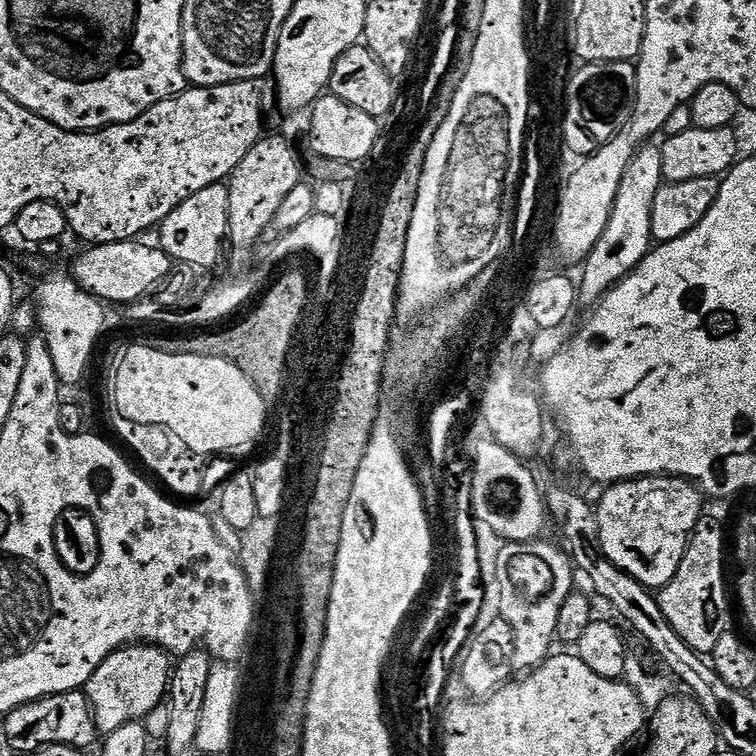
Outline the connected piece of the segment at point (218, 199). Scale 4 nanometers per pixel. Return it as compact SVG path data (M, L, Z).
M221 182L214 186L206 186L206 190L198 190L198 194L194 194L190 198L186 198L186 202L182 202L178 205L172 213L167 216L163 224L159 225L158 233L160 232L160 240L158 240L159 247L163 248L164 253L167 256L171 256L173 261L179 262L180 260L184 264L193 264L196 268L212 268L220 260L220 255L224 252L224 244L226 248L226 241L228 240L228 211L230 210L230 198L228 197L228 185L227 183Z

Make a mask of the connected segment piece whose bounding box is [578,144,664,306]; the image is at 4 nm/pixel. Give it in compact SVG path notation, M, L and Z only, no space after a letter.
M647 144L636 152L627 167L615 195L614 208L606 230L584 261L584 273L578 276L578 300L581 305L596 305L622 278L626 278L651 251L652 206L657 191L663 187L662 156L659 145Z

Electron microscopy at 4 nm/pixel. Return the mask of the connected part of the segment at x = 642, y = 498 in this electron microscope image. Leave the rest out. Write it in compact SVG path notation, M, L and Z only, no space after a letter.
M643 476L608 486L600 504L595 505L606 558L646 589L666 587L678 574L688 541L702 518L700 500L700 489L680 476Z

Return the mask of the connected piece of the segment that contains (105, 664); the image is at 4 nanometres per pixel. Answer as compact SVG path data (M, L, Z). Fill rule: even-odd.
M137 642L107 656L86 685L97 733L107 734L118 730L118 726L143 721L143 716L150 715L159 704L161 707L168 695L169 675L169 653L150 644Z

